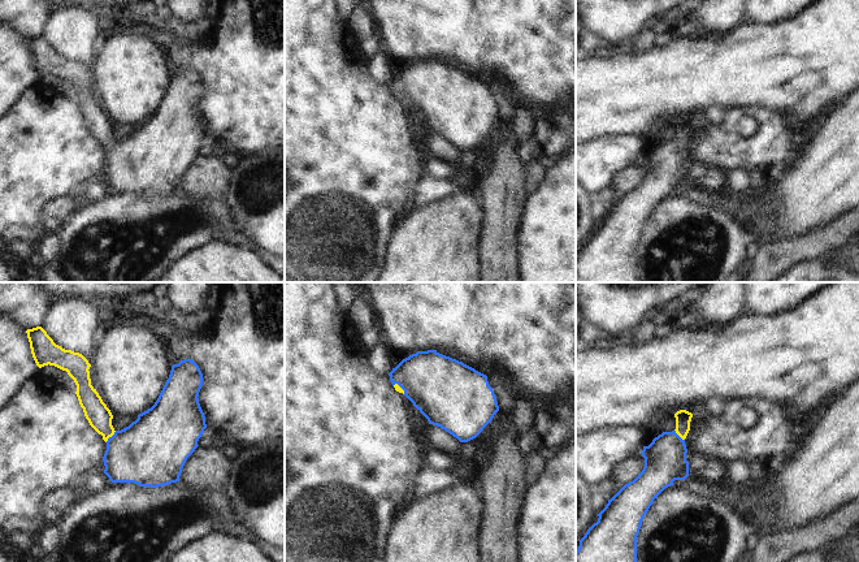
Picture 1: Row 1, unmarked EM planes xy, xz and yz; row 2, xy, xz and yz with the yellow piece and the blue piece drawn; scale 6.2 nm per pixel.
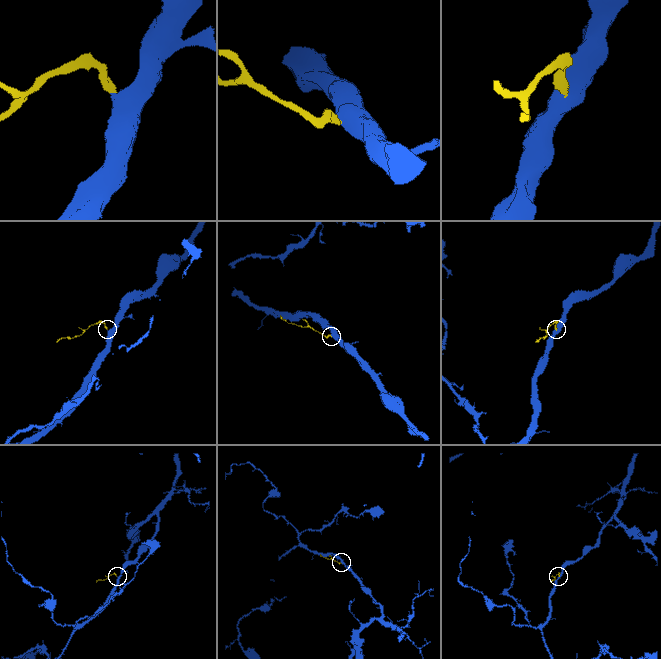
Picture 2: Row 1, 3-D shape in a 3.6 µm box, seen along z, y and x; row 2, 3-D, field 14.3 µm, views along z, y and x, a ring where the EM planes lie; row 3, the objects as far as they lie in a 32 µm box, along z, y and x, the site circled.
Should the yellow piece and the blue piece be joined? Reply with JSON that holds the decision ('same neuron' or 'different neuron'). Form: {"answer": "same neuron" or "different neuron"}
{"answer": "same neuron"}

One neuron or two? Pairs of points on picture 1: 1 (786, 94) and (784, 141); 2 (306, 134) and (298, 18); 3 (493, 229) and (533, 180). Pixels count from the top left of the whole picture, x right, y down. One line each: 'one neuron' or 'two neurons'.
1: two neurons
2: one neuron
3: two neurons

